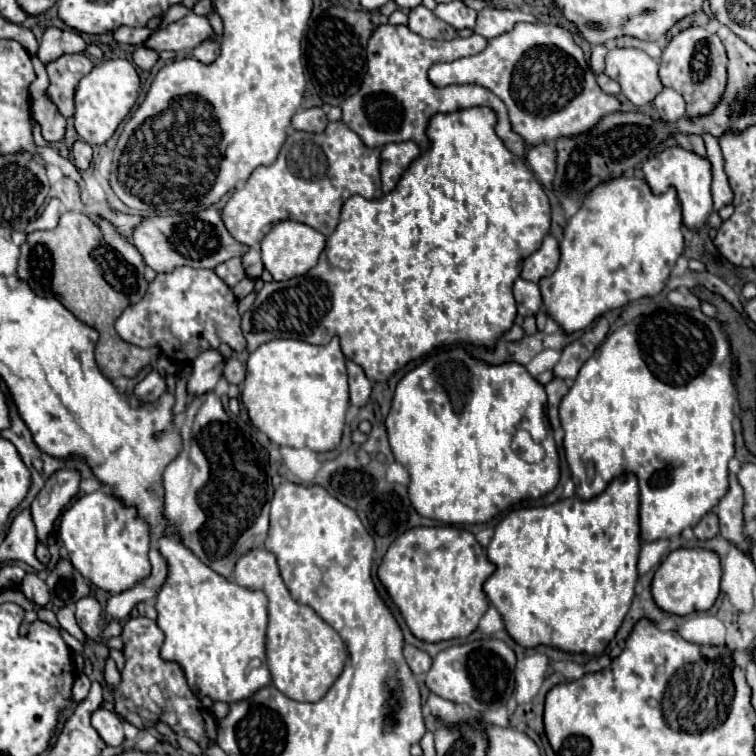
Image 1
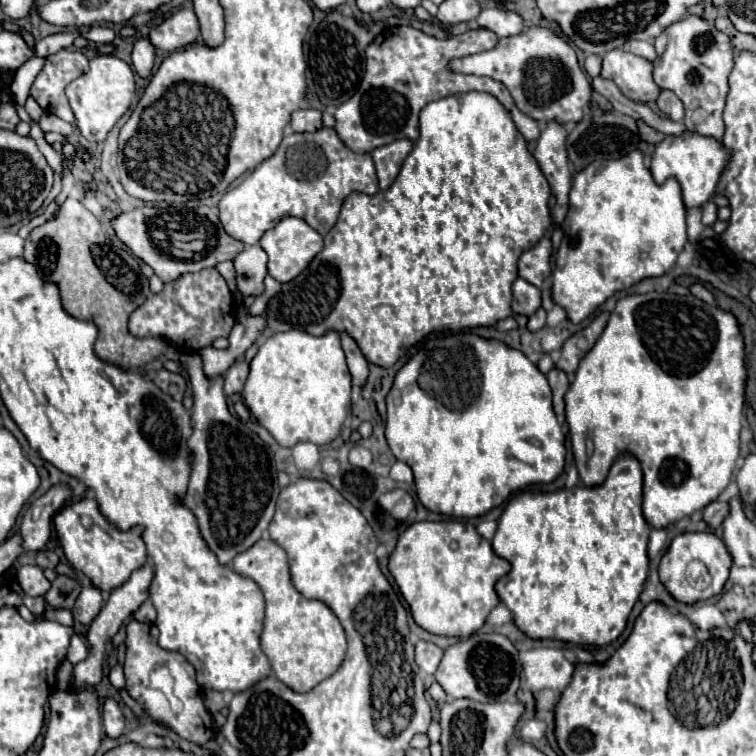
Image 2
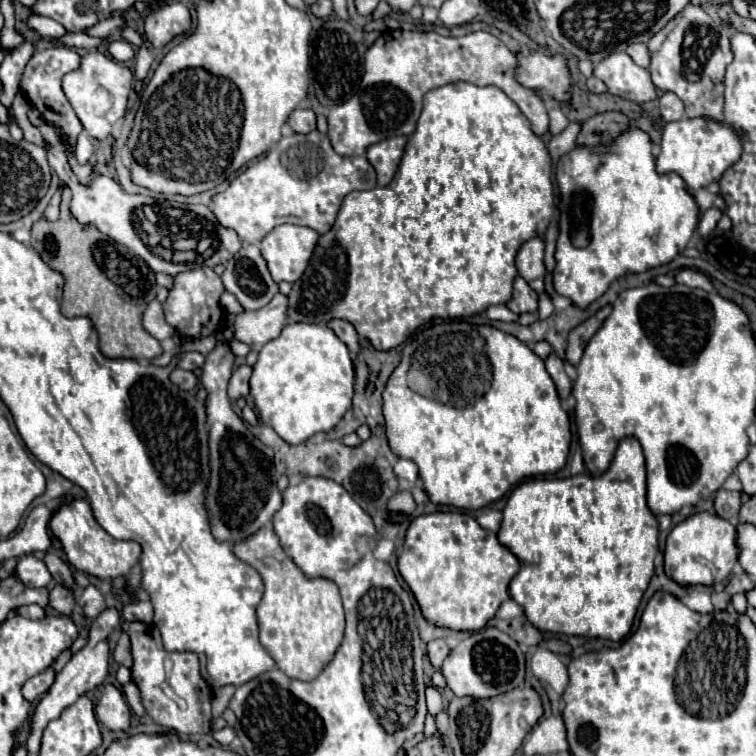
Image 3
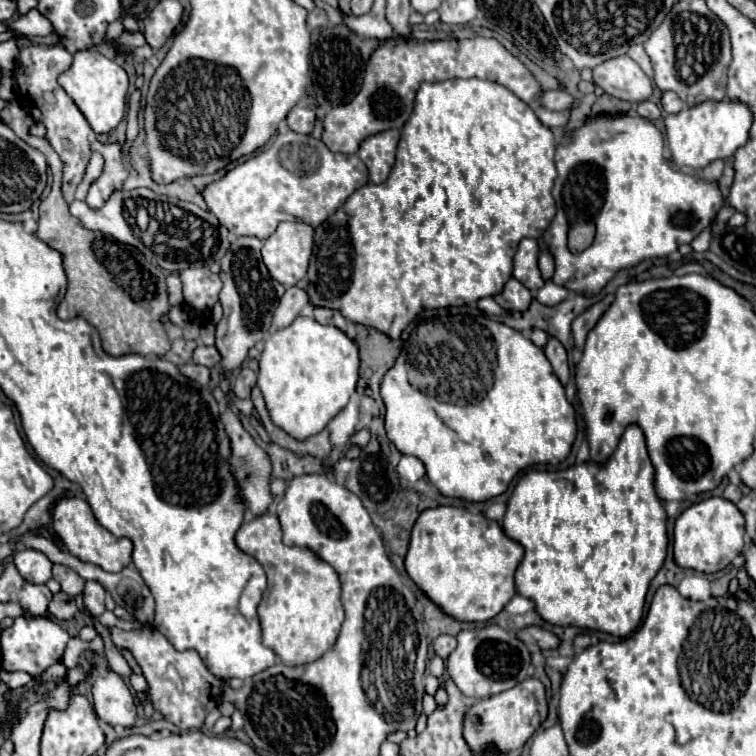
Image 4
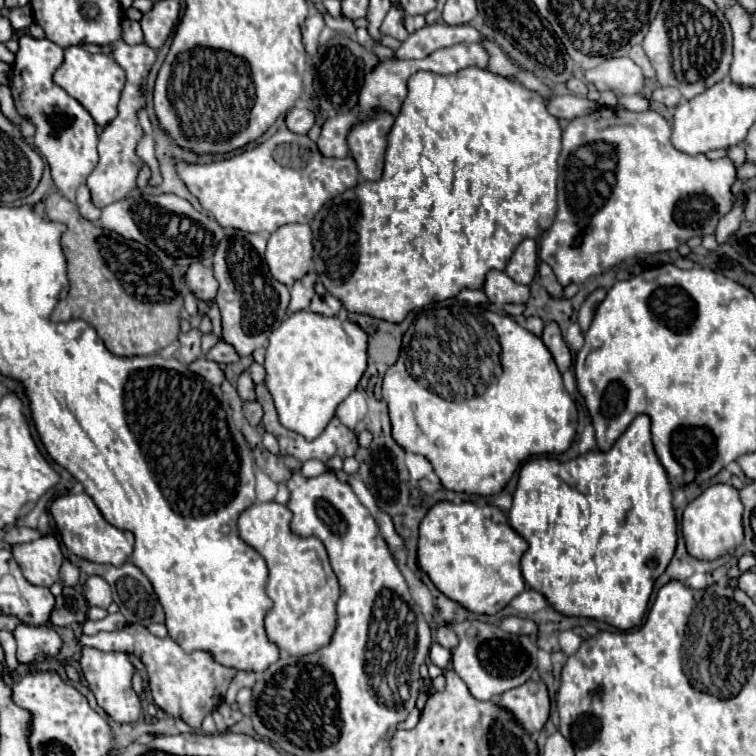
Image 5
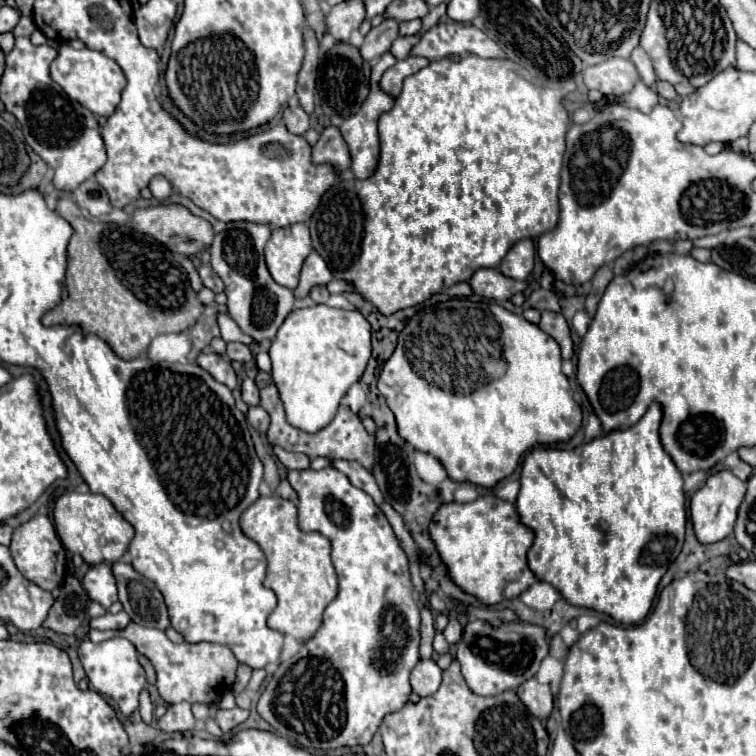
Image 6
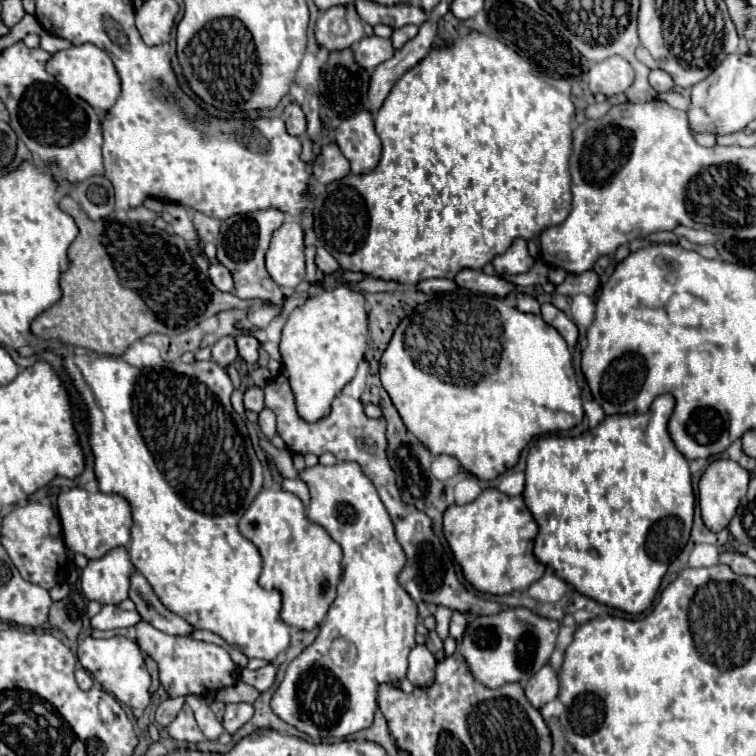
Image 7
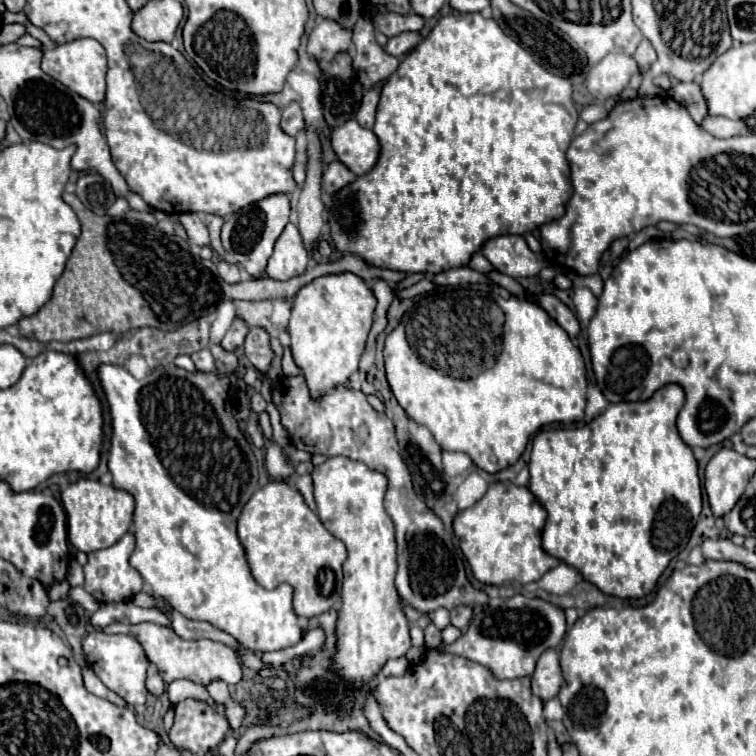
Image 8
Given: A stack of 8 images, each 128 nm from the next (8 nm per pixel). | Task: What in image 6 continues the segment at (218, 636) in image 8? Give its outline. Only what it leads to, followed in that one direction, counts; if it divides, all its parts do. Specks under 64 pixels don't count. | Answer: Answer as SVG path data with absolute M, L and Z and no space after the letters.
M114 562L112 574L116 578L118 600L124 604L132 622L160 630L170 626L162 594L154 582L138 574L132 564L126 562Z

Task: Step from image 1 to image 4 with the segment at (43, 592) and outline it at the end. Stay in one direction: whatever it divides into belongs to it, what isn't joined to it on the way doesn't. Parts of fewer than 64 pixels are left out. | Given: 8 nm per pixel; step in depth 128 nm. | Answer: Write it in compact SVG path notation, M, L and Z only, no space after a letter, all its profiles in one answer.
M20 550L12 562L20 576L32 584L46 584L52 578L52 562L38 550Z

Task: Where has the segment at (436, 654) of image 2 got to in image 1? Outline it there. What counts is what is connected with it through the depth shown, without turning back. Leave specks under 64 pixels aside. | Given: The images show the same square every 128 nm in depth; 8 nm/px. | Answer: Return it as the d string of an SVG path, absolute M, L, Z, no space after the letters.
M410 644L404 646L404 658L406 658L410 670L412 670L416 676L418 676L418 674L426 674L426 672L430 670L430 666L432 666L432 658L430 658L426 652L422 652L422 650L418 650L418 648L410 646Z

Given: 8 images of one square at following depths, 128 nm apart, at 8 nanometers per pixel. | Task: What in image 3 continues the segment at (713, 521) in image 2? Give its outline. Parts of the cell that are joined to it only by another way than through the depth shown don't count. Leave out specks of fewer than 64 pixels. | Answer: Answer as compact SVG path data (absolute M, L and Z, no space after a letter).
M718 490L714 498L714 510L720 514L720 518L728 518L728 522L736 524L738 510L740 510L740 494L738 492L728 492L728 490Z

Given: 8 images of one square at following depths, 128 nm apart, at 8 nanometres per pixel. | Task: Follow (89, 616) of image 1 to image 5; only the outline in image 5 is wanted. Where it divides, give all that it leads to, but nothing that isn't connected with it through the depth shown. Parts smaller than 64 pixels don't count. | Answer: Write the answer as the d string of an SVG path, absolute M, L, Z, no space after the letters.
M90 576L90 578L86 580L84 596L86 596L86 600L88 600L90 606L108 608L108 606L112 604L110 586L108 586L108 582L104 582L104 578L100 578L100 576Z

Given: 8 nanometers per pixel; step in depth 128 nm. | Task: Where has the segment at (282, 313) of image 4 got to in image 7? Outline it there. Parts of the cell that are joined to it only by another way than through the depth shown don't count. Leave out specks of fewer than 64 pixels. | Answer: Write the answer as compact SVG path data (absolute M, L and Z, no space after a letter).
M318 248L318 250L316 250L314 262L316 262L316 268L322 270L326 276L336 276L336 274L340 274L340 272L338 272L338 262L336 262L324 248Z

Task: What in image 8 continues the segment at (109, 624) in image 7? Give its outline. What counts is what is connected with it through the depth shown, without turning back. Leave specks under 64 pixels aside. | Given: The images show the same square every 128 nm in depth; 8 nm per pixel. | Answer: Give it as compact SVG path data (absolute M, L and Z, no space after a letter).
M112 602L112 604L100 604L100 608L92 614L90 624L96 628L104 628L114 622L154 622L160 626L170 626L170 620L166 614L162 614L156 608L138 608L132 602Z

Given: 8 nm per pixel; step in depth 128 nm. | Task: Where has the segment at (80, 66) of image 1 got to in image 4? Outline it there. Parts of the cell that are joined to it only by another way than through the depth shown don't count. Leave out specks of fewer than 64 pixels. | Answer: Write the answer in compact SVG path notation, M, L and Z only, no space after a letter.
M30 44L20 50L20 104L34 116L36 122L42 122L46 126L46 138L50 140L52 148L58 152L58 156L64 162L64 178L62 178L62 190L64 198L70 204L74 200L76 186L80 184L84 170L88 166L88 160L92 156L88 134L92 132L90 124L82 116L82 112L76 108L72 98L62 90L62 86L56 82L62 72L66 72L72 64L72 54L64 46L40 46Z

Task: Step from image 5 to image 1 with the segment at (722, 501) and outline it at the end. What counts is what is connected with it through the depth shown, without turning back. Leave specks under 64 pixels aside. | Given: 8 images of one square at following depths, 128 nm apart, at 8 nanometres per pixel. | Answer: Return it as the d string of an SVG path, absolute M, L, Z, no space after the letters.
M678 548L670 552L652 578L652 598L656 606L668 614L688 616L692 612L710 610L720 594L720 558L702 548Z

